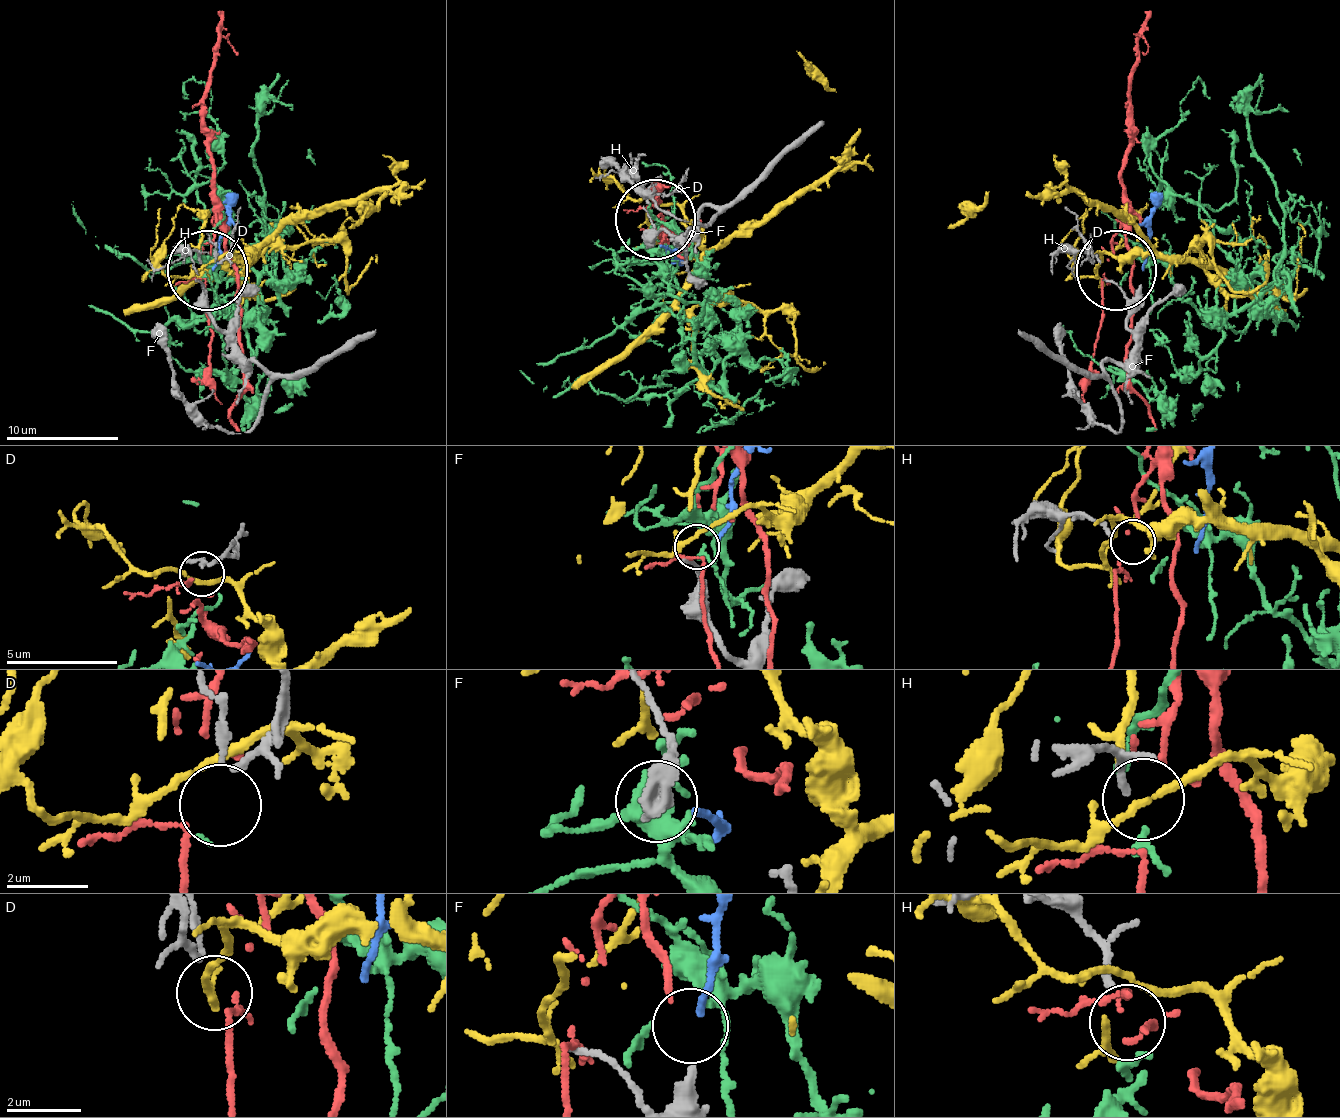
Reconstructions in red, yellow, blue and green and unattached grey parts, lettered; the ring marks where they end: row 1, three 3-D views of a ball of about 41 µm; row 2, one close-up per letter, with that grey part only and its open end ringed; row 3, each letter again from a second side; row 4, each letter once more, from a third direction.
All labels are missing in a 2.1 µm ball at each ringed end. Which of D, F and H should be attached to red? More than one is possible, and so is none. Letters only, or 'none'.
none

